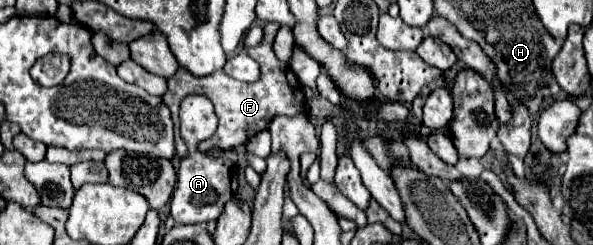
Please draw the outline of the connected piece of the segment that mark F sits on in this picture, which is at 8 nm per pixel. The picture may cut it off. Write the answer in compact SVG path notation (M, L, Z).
M269 22L265 24L263 28L263 40L255 46L255 48L247 48L247 52L251 54L253 60L257 60L261 64L261 80L255 82L255 84L247 84L247 82L239 82L239 80L233 80L231 76L227 76L225 72L215 72L215 74L209 74L205 78L193 78L185 68L179 68L177 74L173 74L169 80L167 80L167 92L163 96L163 102L169 106L171 110L171 116L174 123L174 137L175 148L179 157L185 157L188 154L188 149L185 142L181 138L180 134L180 120L179 109L181 100L189 94L205 94L213 106L215 106L215 114L219 118L219 124L217 124L217 132L207 138L205 142L199 144L199 148L203 152L209 152L209 150L229 150L237 144L245 144L251 136L255 136L257 132L265 130L271 122L273 116L293 116L297 114L301 108L303 108L303 88L297 80L297 76L293 74L293 70L277 60L275 52L273 52L273 38L277 34L279 26L277 22Z

